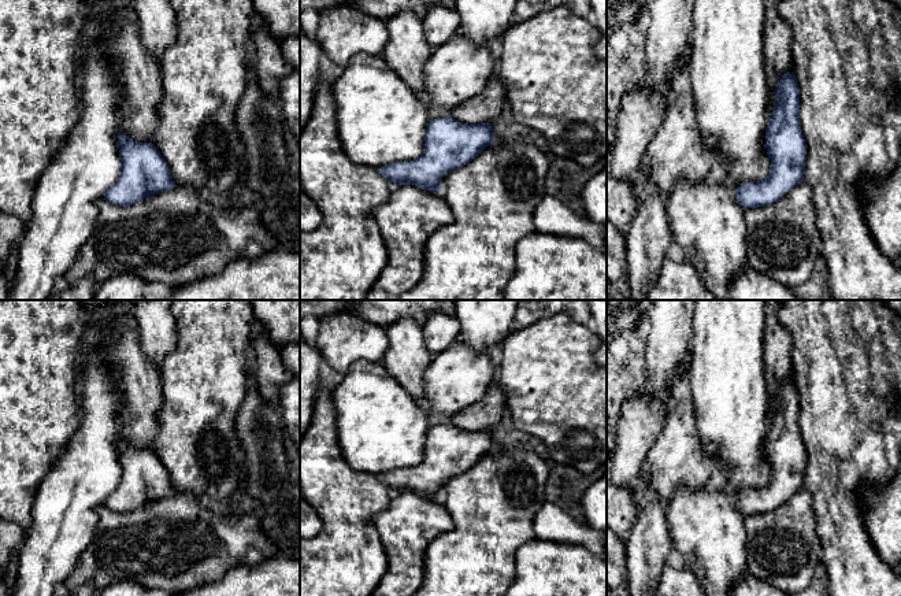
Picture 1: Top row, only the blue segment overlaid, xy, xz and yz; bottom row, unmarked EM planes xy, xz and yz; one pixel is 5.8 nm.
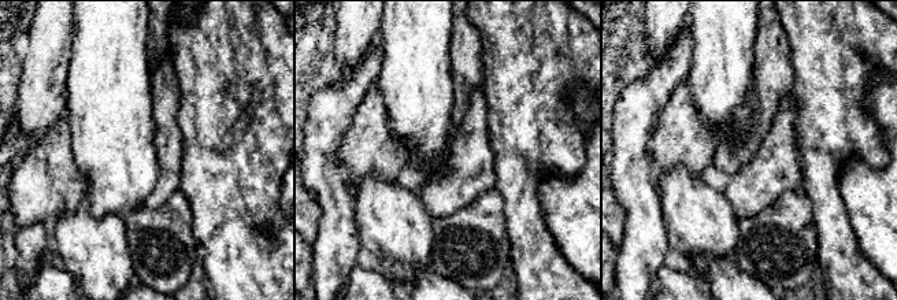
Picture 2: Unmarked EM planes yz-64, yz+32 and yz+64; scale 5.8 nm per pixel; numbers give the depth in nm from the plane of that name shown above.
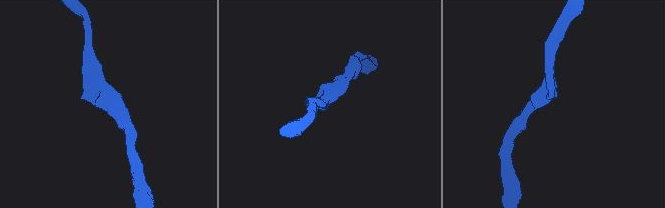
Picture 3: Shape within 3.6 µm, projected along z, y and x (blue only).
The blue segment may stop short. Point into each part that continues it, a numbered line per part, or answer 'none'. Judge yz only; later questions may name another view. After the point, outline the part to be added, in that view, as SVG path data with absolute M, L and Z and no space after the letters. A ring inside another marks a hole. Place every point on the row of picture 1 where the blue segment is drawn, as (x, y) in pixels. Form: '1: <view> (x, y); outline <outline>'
none

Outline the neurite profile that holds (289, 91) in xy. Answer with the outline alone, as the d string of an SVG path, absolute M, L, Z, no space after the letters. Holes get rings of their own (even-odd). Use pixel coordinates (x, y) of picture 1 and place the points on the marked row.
M283 37L279 45L292 73L279 86L279 107L283 121L300 145L300 37Z

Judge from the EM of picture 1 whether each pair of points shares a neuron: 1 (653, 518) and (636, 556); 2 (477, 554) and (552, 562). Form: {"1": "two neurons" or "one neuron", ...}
{"1": "one neuron", "2": "two neurons"}

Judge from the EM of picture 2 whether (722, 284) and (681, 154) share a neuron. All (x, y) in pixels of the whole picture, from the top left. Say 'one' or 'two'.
two

